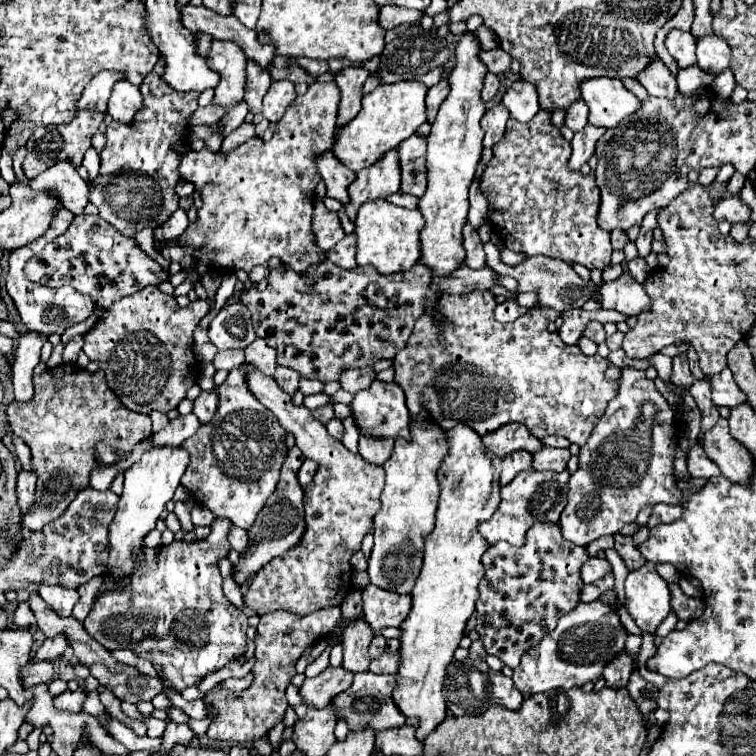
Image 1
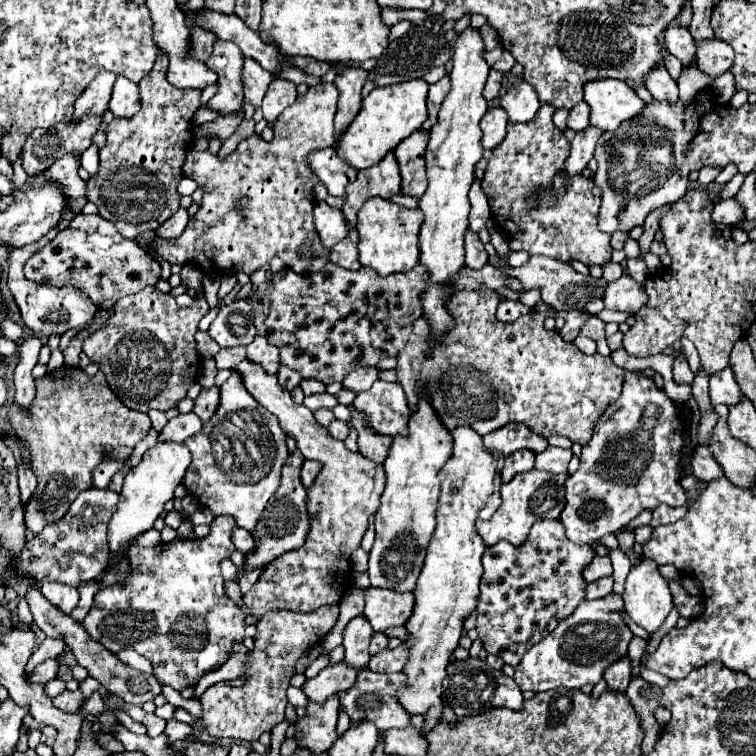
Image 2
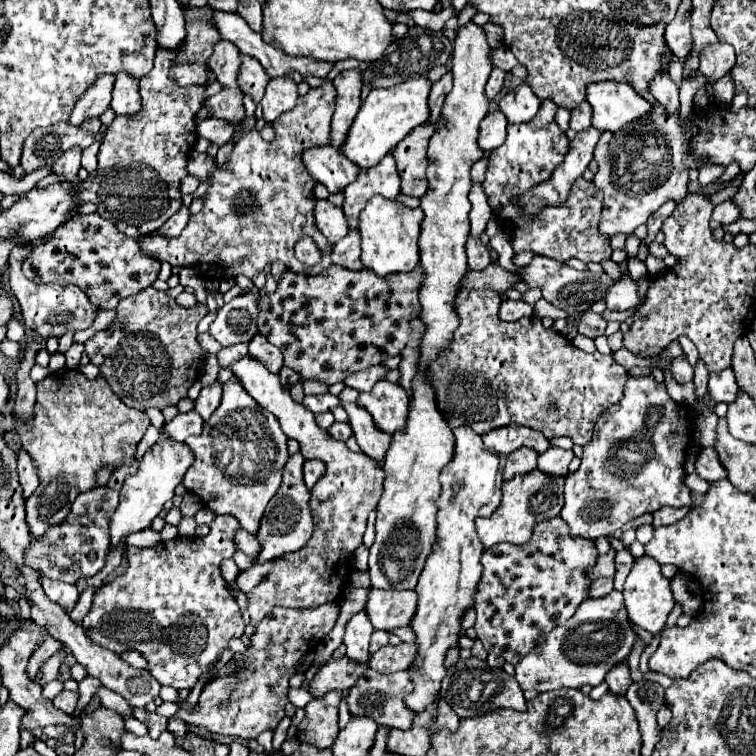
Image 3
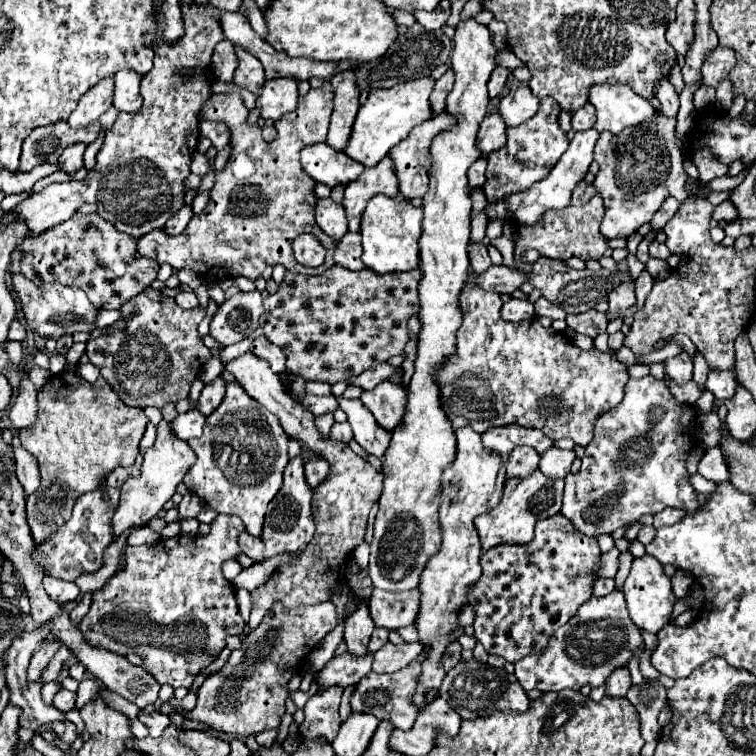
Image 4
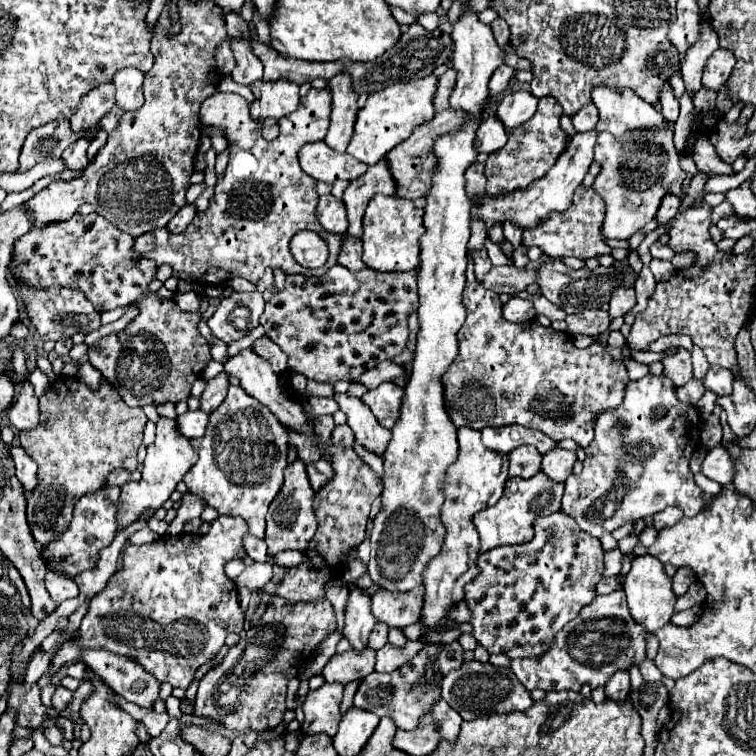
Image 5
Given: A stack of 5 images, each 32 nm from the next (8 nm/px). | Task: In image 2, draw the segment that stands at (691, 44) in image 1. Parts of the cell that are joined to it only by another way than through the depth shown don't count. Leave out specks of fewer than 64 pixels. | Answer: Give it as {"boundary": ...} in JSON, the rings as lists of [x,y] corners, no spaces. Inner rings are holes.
{"boundary":[[[672,22],[666,28],[666,50],[670,54],[674,54],[684,66],[694,60],[696,44],[694,44],[694,38],[692,38],[688,26],[682,26],[682,24]]]}

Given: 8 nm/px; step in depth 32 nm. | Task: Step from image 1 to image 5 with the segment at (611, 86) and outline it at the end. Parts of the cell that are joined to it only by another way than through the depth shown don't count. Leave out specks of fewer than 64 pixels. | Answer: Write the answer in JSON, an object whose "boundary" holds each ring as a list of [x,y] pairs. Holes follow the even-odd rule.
{"boundary":[[[596,86],[592,92],[592,102],[600,112],[596,132],[610,132],[616,138],[622,138],[624,132],[650,128],[662,130],[668,126],[664,116],[632,90],[618,92],[608,86]]]}

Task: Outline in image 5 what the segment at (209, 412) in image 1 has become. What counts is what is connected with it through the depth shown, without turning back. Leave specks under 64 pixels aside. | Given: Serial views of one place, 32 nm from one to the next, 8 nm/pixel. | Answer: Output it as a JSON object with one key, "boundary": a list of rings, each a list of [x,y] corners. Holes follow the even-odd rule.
{"boundary":[[[220,372],[218,376],[214,376],[212,380],[208,380],[206,384],[206,390],[200,398],[200,408],[204,412],[212,412],[216,410],[224,398],[226,398],[226,390],[230,388],[230,380],[228,380],[228,374],[226,372]]]}

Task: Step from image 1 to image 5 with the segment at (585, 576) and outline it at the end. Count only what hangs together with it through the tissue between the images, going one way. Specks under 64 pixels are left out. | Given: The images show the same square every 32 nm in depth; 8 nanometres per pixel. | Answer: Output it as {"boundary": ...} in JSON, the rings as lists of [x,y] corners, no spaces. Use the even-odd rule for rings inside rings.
{"boundary":[[[618,548],[606,552],[606,556],[604,556],[604,566],[606,566],[606,568],[604,568],[604,574],[606,574],[606,576],[616,576],[616,574],[620,574],[622,558],[624,558],[624,554],[622,554]]]}

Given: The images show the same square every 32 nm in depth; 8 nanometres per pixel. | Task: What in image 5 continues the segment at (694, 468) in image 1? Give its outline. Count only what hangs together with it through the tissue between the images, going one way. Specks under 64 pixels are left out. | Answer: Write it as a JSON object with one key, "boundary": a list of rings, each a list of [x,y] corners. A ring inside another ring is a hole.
{"boundary":[[[722,446],[712,448],[702,462],[702,472],[710,480],[714,480],[721,485],[731,483],[732,478],[734,478],[734,458],[732,458],[732,454]]]}

